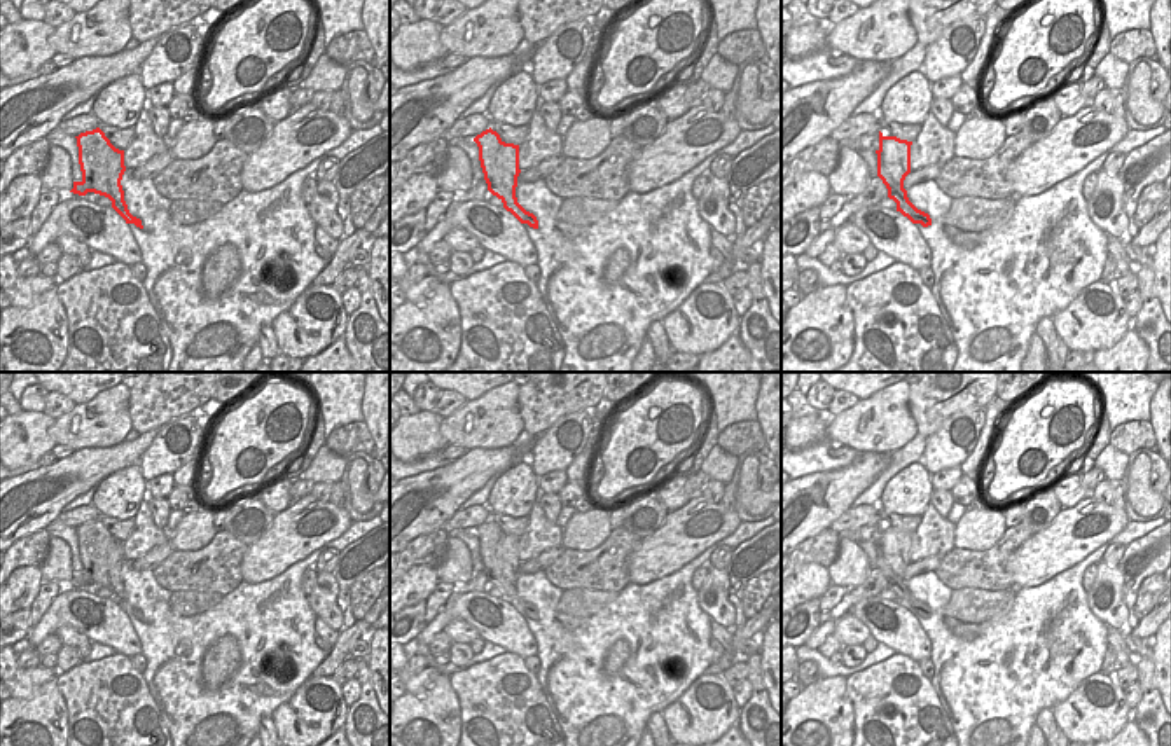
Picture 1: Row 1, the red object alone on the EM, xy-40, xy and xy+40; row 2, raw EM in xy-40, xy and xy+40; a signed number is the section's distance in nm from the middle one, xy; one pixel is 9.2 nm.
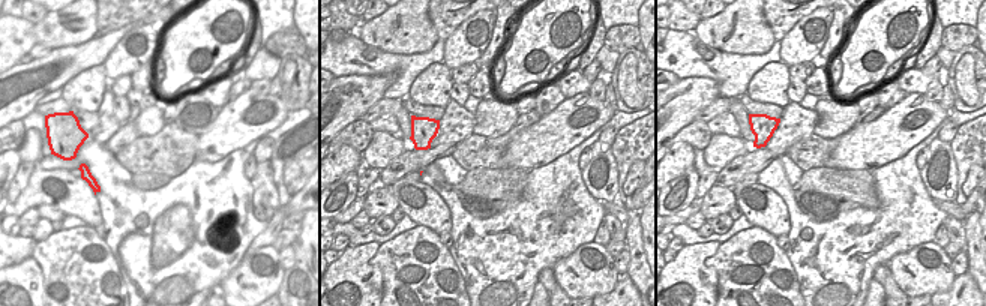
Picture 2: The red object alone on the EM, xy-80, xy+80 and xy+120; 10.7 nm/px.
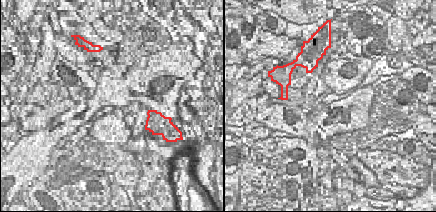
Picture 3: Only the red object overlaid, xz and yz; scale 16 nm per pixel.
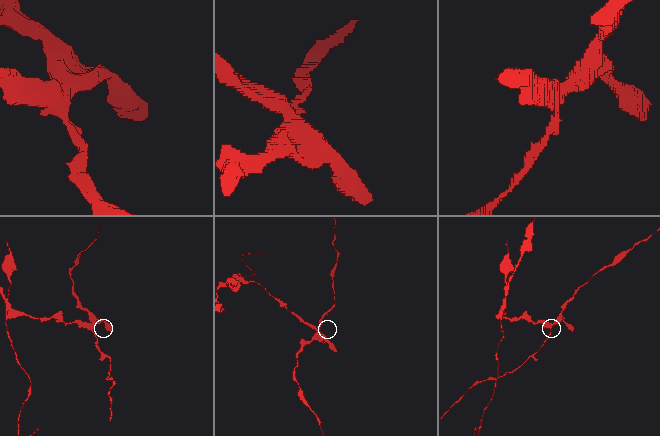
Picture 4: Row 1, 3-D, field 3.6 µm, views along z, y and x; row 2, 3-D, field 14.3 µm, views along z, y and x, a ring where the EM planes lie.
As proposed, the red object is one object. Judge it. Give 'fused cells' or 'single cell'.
fused cells

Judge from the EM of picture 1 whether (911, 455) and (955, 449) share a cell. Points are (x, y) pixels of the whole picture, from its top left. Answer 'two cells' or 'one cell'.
two cells

